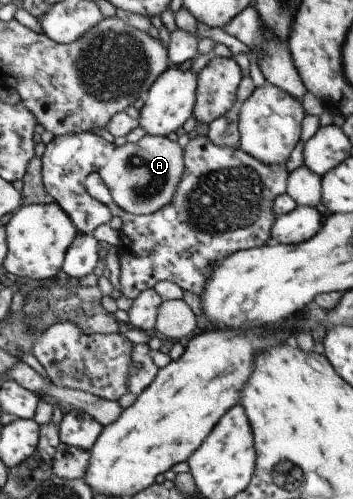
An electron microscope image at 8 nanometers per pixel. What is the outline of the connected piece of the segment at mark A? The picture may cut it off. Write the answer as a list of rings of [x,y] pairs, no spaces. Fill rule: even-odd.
[[[144,135],[138,142],[117,146],[97,172],[113,203],[133,215],[149,215],[171,202],[183,175],[183,150],[166,137]]]

